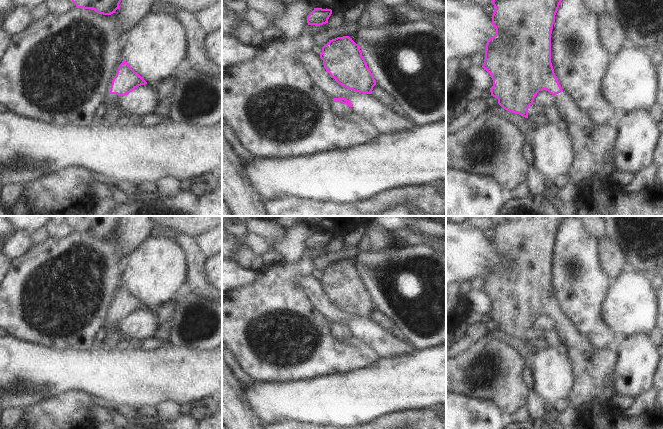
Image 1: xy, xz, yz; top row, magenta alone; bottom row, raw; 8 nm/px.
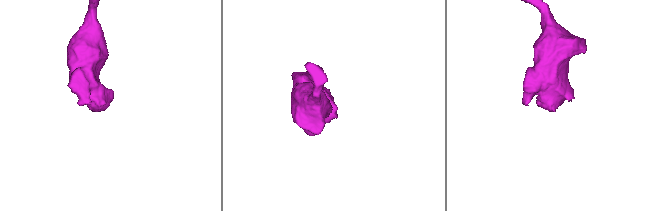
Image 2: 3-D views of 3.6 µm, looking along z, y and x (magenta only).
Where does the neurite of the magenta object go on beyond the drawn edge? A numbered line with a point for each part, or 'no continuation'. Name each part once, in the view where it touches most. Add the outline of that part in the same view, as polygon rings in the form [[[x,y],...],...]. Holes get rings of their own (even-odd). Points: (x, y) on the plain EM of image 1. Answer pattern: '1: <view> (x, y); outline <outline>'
1: xz (338, 331); outline [[[333,326],[333,334],[341,339],[348,339],[354,336],[353,331],[349,331],[346,328],[342,328],[341,326]]]

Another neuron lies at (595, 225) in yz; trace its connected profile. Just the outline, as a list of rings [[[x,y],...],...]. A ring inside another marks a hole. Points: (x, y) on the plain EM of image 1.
[[[579,216],[583,221],[587,231],[596,239],[607,236],[607,230],[605,227],[605,222],[601,216]]]

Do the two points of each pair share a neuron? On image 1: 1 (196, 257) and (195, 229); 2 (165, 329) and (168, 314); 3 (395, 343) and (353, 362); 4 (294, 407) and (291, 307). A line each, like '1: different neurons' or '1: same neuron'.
1: different neurons
2: same neuron
3: different neurons
4: different neurons

